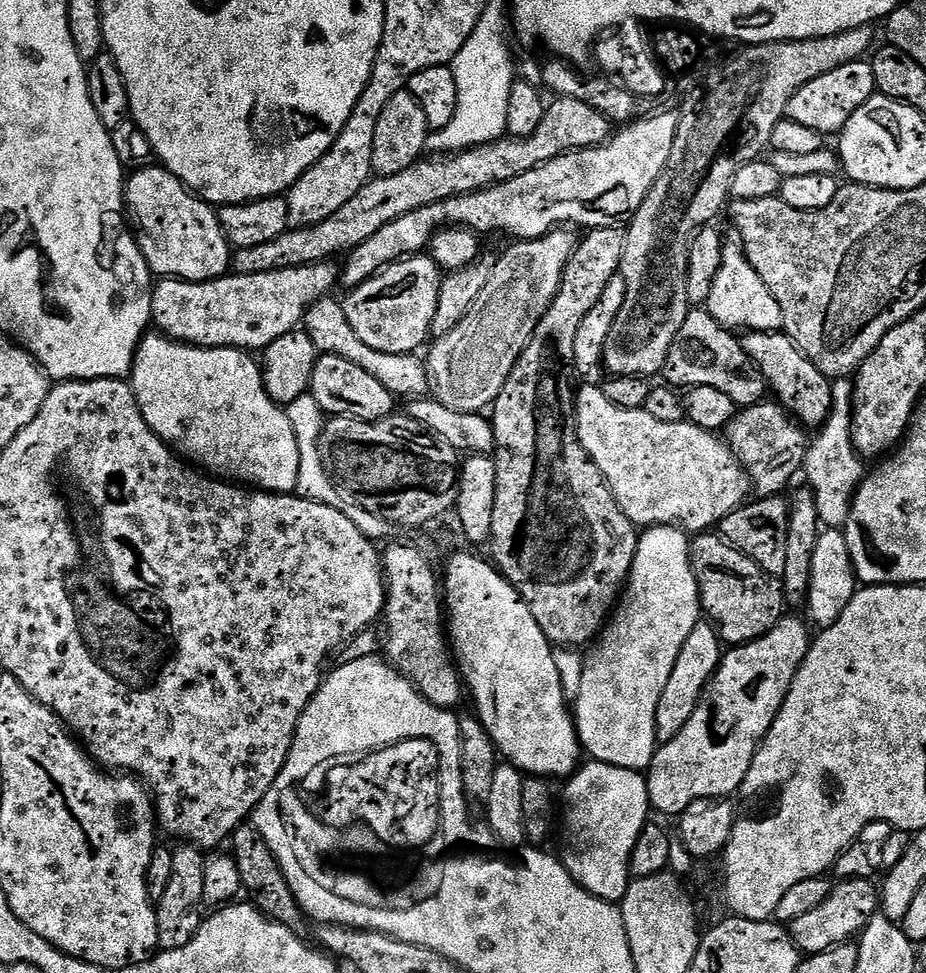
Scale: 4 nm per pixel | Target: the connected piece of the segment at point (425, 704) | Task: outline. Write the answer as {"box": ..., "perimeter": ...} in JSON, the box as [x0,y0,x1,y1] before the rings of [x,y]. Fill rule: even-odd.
{"box":[272,655,466,821],"perimeter":[[[379,655],[358,658],[349,664],[337,664],[333,672],[331,669],[325,675],[314,698],[310,698],[296,727],[290,754],[274,782],[272,792],[288,788],[291,780],[306,776],[322,765],[323,759],[339,752],[361,749],[367,753],[374,746],[400,742],[403,736],[430,738],[436,743],[445,762],[446,793],[440,803],[440,815],[445,821],[458,819],[464,812],[466,800],[461,795],[464,786],[460,775],[460,721],[457,713],[436,707],[407,676]]]}

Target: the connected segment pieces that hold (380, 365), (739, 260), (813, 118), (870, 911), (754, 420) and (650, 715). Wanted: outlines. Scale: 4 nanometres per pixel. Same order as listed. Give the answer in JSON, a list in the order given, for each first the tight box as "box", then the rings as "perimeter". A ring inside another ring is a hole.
[{"box":[302,295,430,397],"perimeter":[[[326,295],[318,302],[311,304],[302,321],[302,329],[310,336],[310,341],[314,342],[317,353],[341,356],[354,362],[354,366],[362,366],[362,370],[374,374],[378,378],[378,382],[382,382],[382,386],[386,386],[386,390],[392,392],[393,397],[427,397],[430,392],[427,363],[416,354],[395,356],[366,346],[366,342],[362,342],[362,338],[358,338],[358,334],[354,334],[354,326],[350,326],[350,322],[346,318],[343,303],[339,299],[337,301],[332,299],[331,295]]]},{"box":[706,242,783,332],"perimeter":[[[738,242],[725,243],[722,266],[718,270],[718,278],[714,278],[714,290],[710,290],[706,311],[729,330],[740,328],[750,332],[778,332],[783,326],[782,306],[778,306],[774,294],[770,294],[762,278],[758,278]]]},{"box":[787,59,877,134],"perimeter":[[[867,59],[855,60],[846,66],[838,66],[830,70],[830,74],[822,74],[814,78],[814,82],[806,82],[794,98],[790,98],[787,119],[798,122],[798,126],[810,126],[810,130],[821,134],[827,132],[843,133],[846,122],[861,108],[870,97],[877,95],[874,70]]]},{"box":[790,878,878,956],"perimeter":[[[857,878],[837,883],[826,902],[822,902],[822,906],[810,910],[810,914],[802,914],[802,918],[793,920],[790,925],[792,941],[801,953],[816,956],[819,952],[855,941],[878,912],[878,888],[877,885],[875,888],[872,882],[868,878]]]},{"box":[724,403,808,499],"perimeter":[[[768,403],[747,405],[724,429],[724,441],[743,466],[759,499],[785,491],[788,482],[803,469],[808,447],[805,429],[779,403]]]},{"box":[574,524,702,773],"perimeter":[[[657,524],[648,526],[639,533],[636,541],[636,553],[632,569],[628,572],[627,585],[614,609],[610,619],[605,623],[598,639],[595,641],[592,653],[588,660],[583,661],[584,673],[580,688],[574,694],[574,719],[576,722],[576,735],[579,743],[584,744],[584,748],[589,752],[593,761],[619,768],[629,768],[635,772],[643,773],[652,764],[652,759],[656,757],[658,741],[656,739],[656,715],[658,714],[658,702],[666,690],[666,686],[673,683],[672,671],[680,664],[680,652],[686,646],[686,638],[690,638],[690,630],[694,630],[696,624],[701,623],[702,609],[700,606],[700,587],[696,581],[696,572],[692,569],[692,553],[690,551],[690,536],[685,529],[670,524]]]}]

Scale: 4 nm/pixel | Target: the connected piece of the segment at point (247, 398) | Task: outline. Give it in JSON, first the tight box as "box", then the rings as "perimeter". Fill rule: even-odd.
{"box":[130,334,271,482],"perimeter":[[[163,334],[155,335],[145,335],[136,347],[130,373],[132,392],[142,410],[142,418],[146,418],[146,426],[150,426],[150,430],[154,430],[154,434],[158,434],[158,438],[185,461],[199,466],[213,477],[234,482],[234,474],[227,473],[240,470],[246,464],[246,456],[250,456],[246,452],[248,442],[244,440],[242,428],[250,422],[254,404],[271,402],[264,389],[261,365],[256,360],[252,361],[247,351],[239,348],[202,348],[169,340]]]}

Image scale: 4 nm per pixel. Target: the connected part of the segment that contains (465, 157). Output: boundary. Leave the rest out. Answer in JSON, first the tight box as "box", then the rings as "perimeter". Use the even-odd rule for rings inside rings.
{"box":[231,96,614,276],"perimeter":[[[562,96],[553,99],[545,107],[544,117],[534,134],[519,138],[501,138],[465,152],[429,155],[411,164],[393,176],[376,176],[342,206],[330,218],[309,228],[292,228],[283,232],[274,242],[262,242],[262,246],[237,248],[232,253],[231,271],[237,276],[266,274],[274,270],[301,268],[307,264],[322,264],[331,261],[332,256],[347,254],[357,248],[366,238],[378,234],[382,226],[434,202],[476,192],[506,182],[526,170],[534,170],[539,164],[550,162],[564,152],[577,152],[580,148],[597,148],[613,135],[614,124],[602,113],[586,102]]]}

